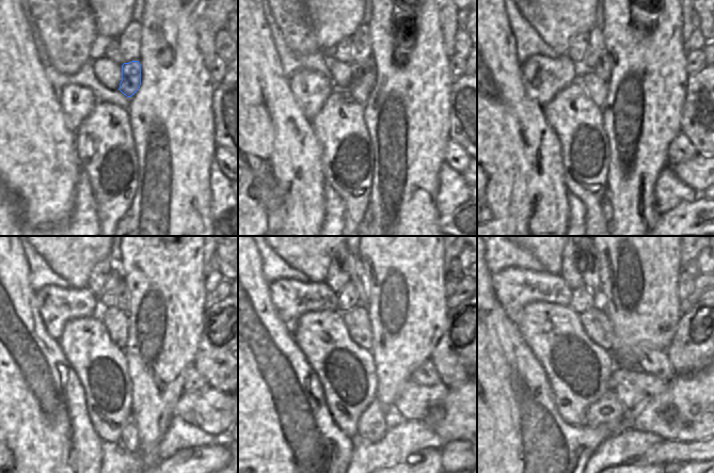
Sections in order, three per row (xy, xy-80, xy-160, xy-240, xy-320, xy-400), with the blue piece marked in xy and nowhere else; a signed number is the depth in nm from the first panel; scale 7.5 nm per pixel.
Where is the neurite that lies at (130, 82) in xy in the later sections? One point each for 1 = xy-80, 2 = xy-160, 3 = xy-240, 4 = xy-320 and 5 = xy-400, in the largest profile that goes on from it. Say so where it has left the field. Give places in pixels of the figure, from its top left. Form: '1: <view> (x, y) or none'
1: xy-80 (365, 73)
2: xy-160 (603, 67)
3: xy-240 (123, 303)
4: xy-320 (358, 277)
5: xy-400 (586, 258)

